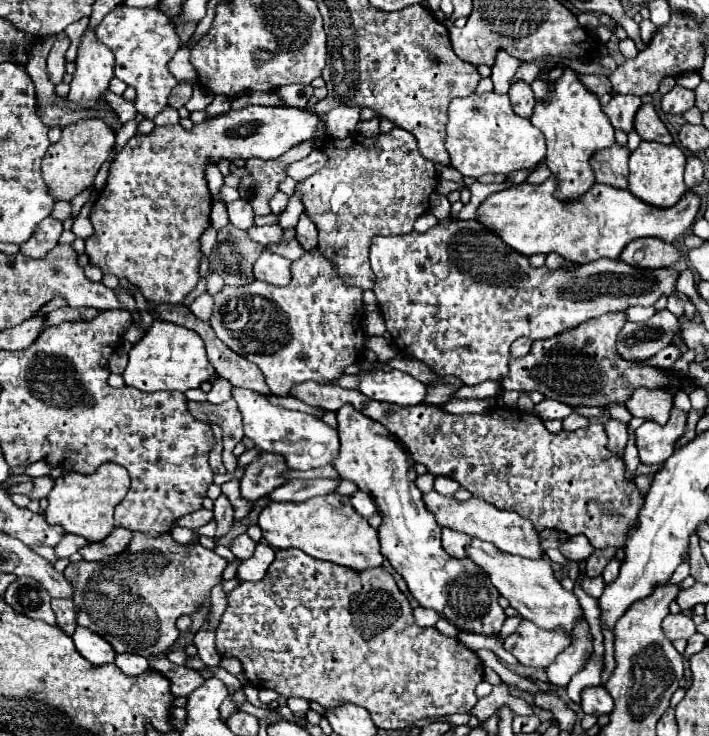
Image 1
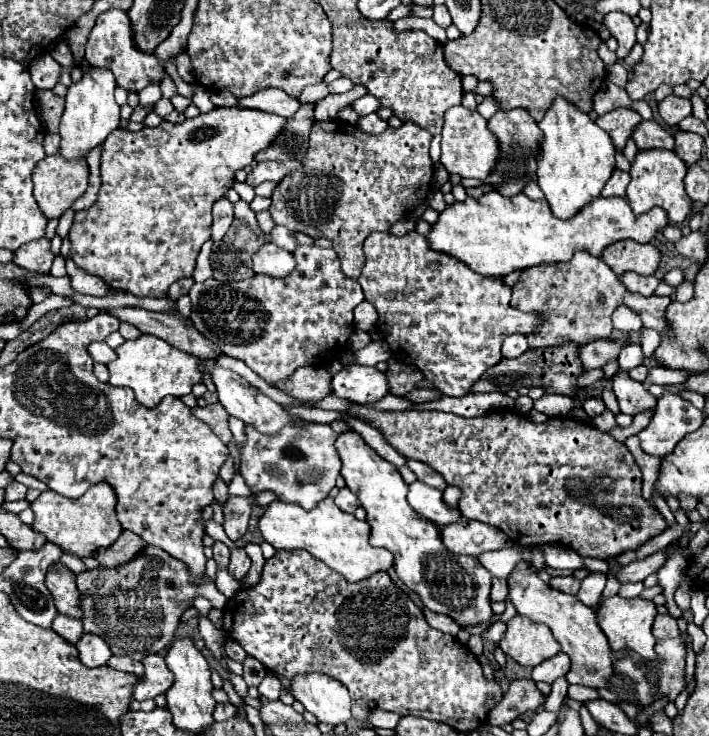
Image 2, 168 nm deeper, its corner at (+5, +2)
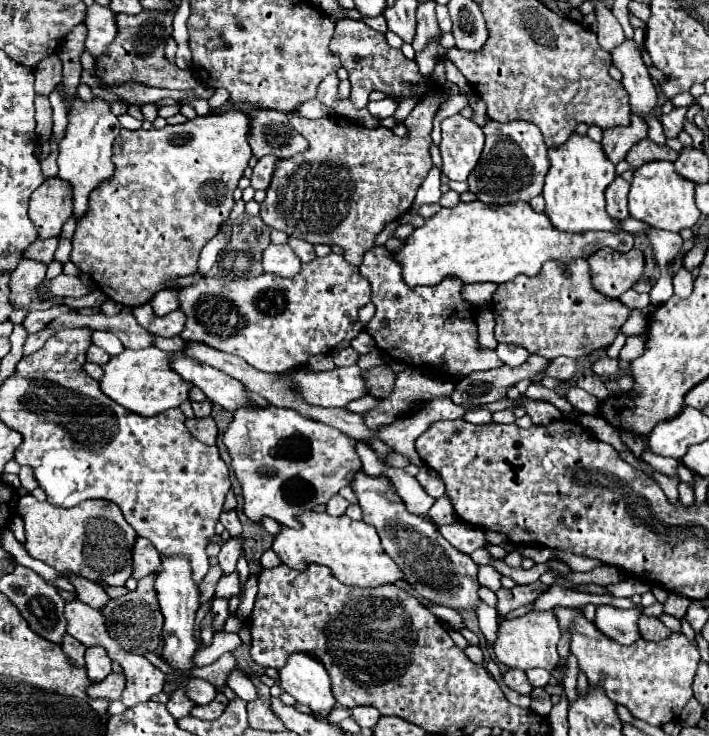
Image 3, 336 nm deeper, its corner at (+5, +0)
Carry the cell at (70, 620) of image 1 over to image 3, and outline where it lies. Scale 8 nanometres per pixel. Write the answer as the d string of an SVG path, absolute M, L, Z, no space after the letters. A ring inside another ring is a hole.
M66 633L66 635L62 637L60 647L62 647L62 651L70 657L70 661L74 661L76 665L84 665L84 651L86 651L86 647L84 647L78 639L74 639L72 635Z

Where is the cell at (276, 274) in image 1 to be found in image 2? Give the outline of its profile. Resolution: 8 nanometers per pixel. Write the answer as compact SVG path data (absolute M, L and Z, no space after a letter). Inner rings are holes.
M272 241L264 243L258 249L258 253L254 253L252 263L254 263L254 273L262 273L270 277L288 277L290 271L296 267L294 255L274 245Z

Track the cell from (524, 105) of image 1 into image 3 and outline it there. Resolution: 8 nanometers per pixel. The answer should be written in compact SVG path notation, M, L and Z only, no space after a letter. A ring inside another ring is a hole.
M492 119L484 125L486 145L480 157L478 167L468 177L470 191L484 203L512 203L512 201L530 201L542 193L544 177L548 173L548 147L542 139L542 133L530 121L508 121L494 123Z

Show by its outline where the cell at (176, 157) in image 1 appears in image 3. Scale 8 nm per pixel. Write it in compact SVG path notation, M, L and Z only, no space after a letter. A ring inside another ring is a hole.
M242 111L204 115L164 129L122 129L112 147L114 175L90 193L88 211L76 223L70 261L88 273L106 297L124 307L144 305L170 281L194 275L200 249L220 231L232 211L232 193L252 157L248 137L250 117Z

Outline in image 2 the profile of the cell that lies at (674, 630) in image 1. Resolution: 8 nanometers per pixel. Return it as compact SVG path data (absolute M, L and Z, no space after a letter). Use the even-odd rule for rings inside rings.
M656 615L654 625L652 625L652 633L656 639L664 639L664 637L678 637L680 629L676 619L672 619L670 615Z

